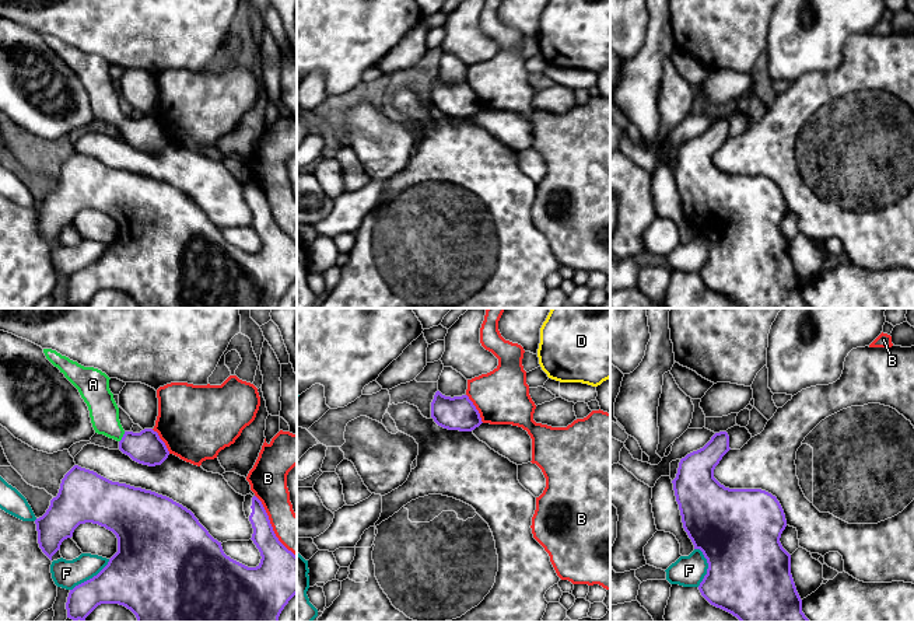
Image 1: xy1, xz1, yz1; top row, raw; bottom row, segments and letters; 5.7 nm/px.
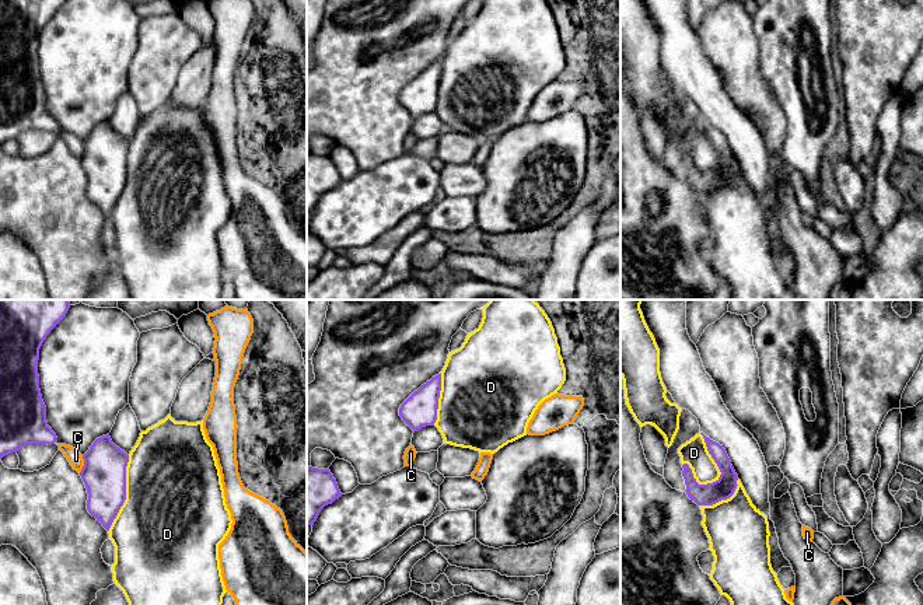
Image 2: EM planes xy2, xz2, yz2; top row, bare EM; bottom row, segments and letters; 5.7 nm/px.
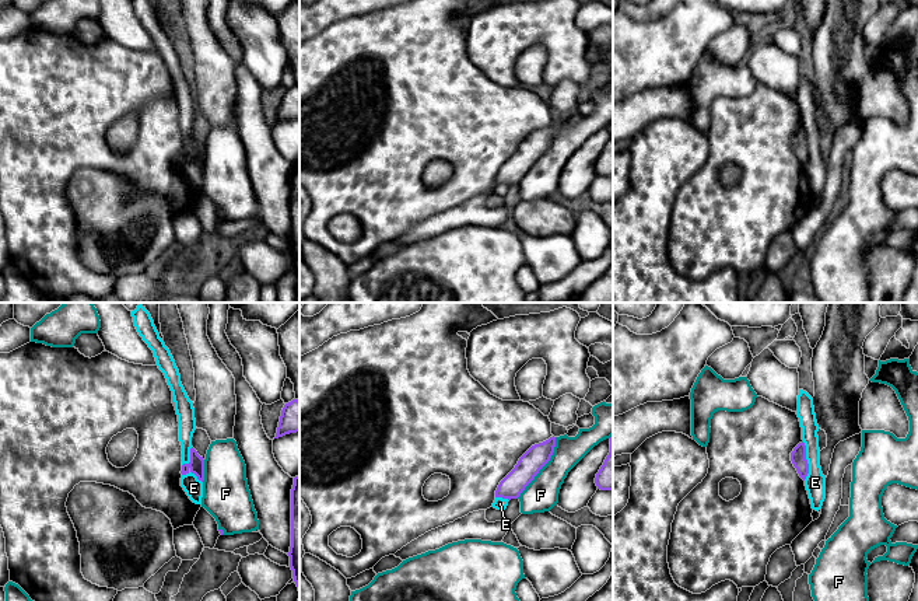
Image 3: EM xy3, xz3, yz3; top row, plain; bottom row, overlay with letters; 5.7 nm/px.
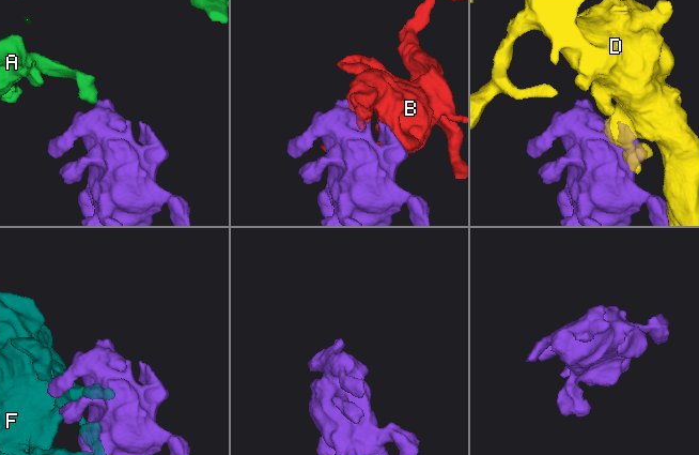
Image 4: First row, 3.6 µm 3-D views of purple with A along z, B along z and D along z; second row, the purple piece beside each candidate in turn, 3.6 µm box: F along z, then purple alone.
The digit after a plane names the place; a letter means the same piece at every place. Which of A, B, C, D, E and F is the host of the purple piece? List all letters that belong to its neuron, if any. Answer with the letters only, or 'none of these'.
A

